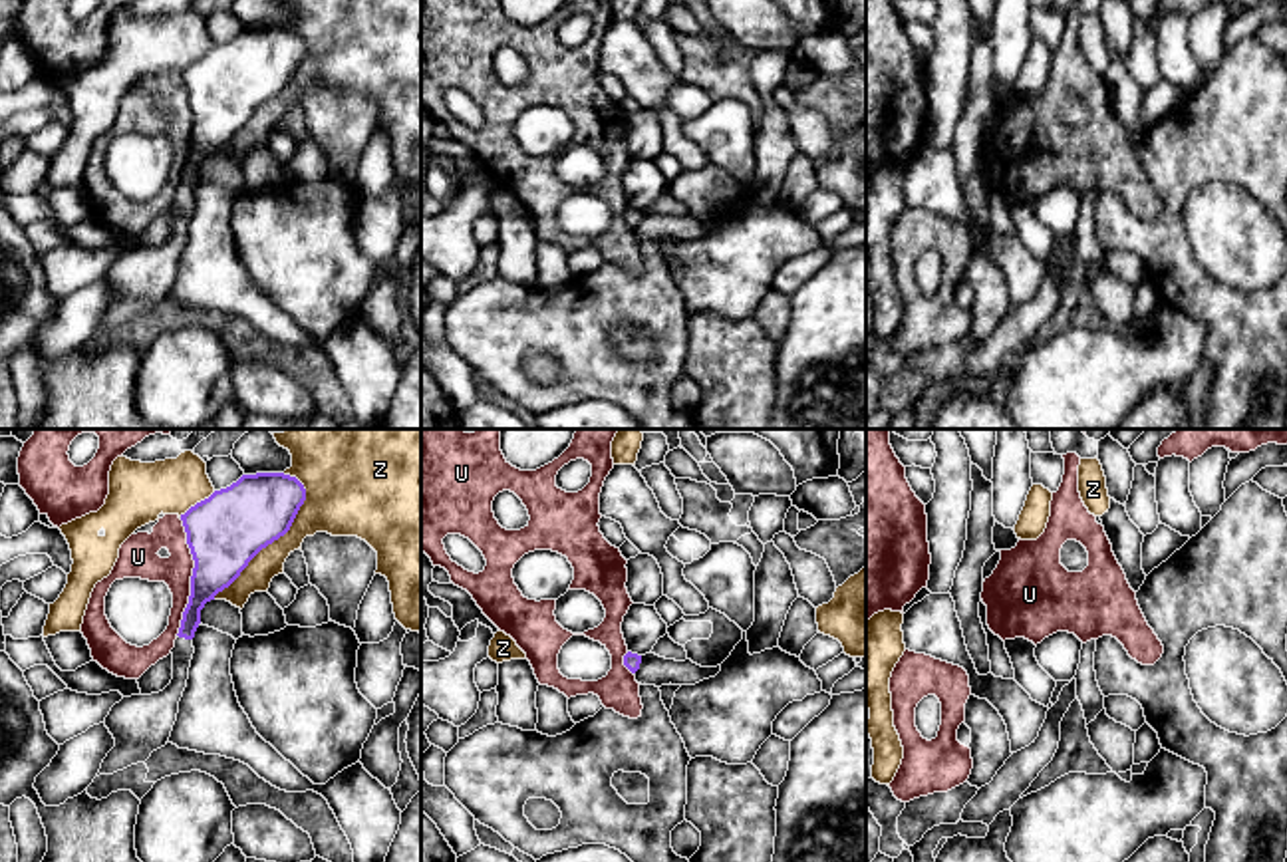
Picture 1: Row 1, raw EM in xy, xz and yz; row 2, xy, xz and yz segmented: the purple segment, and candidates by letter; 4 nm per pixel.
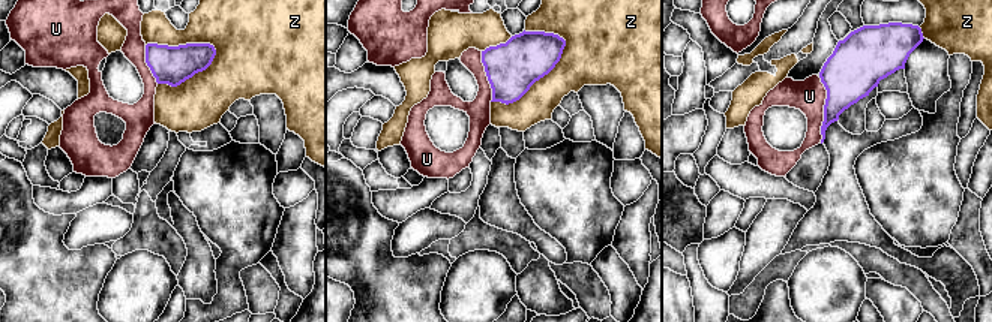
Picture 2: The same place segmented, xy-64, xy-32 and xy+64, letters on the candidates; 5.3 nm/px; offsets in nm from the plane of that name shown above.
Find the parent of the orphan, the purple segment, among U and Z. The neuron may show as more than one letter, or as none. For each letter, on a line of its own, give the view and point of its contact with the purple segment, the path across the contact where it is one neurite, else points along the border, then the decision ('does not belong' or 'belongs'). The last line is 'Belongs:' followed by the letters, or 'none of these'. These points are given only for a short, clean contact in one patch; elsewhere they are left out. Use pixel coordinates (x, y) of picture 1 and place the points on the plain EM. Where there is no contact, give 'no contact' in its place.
U: contact xy (191, 132); does not belong
Z: contact xy (277, 94); does not belong
Belongs: none of these

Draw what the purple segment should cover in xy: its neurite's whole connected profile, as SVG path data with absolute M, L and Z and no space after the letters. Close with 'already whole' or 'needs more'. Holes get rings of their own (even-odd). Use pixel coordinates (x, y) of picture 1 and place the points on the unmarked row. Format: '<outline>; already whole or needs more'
M256 28L242 30L181 70L195 123L189 159L171 205L173 234L159 248L123 252L111 262L103 278L115 302L97 332L145 318L153 306L167 300L187 242L201 165L228 143L262 103L290 85L304 56L306 44L296 32Z; needs more

